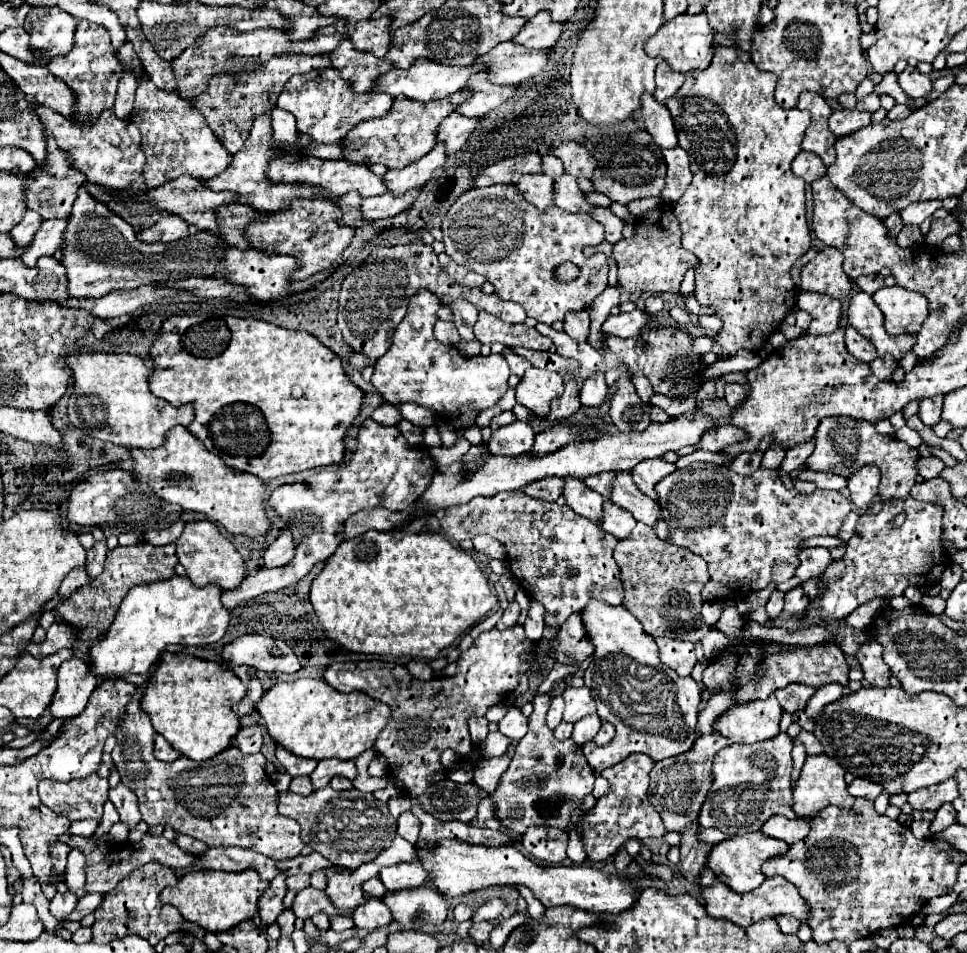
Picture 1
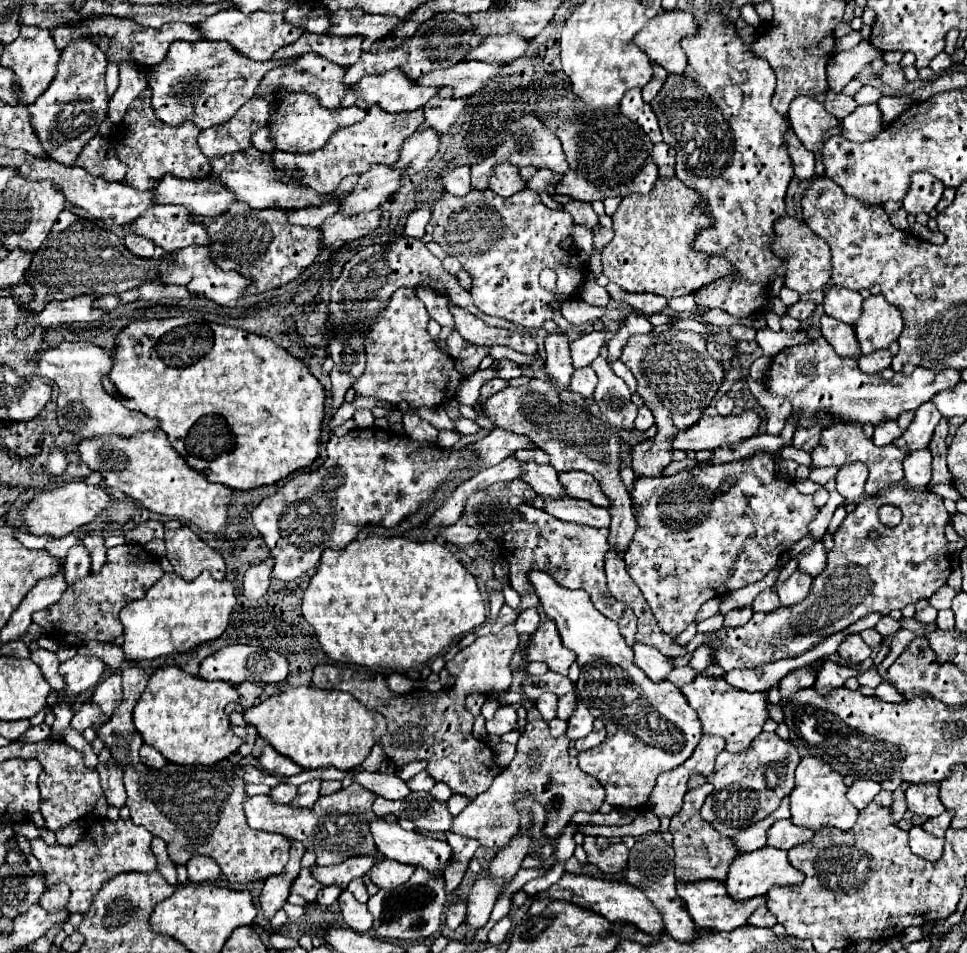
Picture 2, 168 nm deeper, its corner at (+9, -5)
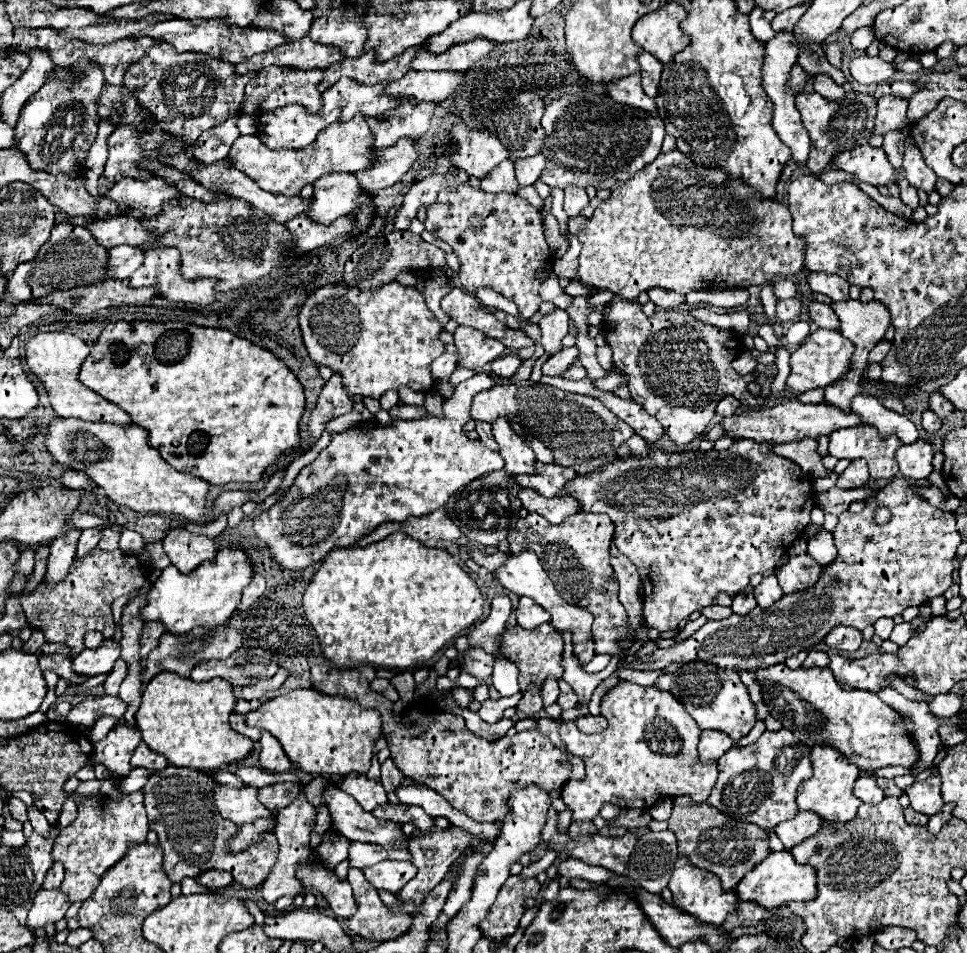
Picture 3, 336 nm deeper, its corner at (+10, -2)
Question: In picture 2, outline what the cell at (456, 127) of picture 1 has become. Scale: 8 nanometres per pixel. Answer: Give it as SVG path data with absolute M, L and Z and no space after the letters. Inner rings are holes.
M433 128L415 132L411 138L407 138L407 144L403 144L403 152L399 154L399 164L395 164L395 168L407 168L409 176L423 170L427 162L437 154L439 144L441 134Z

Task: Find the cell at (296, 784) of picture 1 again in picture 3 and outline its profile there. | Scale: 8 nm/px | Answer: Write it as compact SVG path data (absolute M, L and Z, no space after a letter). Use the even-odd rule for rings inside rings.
M276 783L276 785L268 785L258 789L258 801L270 809L270 811L280 811L284 807L288 807L300 793L300 785L296 783Z

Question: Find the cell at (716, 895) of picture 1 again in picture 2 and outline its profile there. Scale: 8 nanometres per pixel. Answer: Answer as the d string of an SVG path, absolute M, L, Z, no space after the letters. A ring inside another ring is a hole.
M701 880L695 884L677 882L677 892L679 892L679 898L685 902L685 908L691 914L697 928L711 928L711 930L719 930L719 932L723 932L723 930L727 932L727 930L735 930L739 926L745 926L749 916L759 906L767 904L767 896L755 896L755 898L749 898L743 902L735 902L731 896L727 896L725 884L719 880Z

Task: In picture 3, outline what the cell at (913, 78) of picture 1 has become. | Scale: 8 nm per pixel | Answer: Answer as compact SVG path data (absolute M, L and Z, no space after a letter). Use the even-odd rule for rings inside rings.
M860 55L854 57L850 61L850 75L858 81L858 83L884 83L890 81L894 75L894 67L886 61L882 61L880 57L868 57L868 55Z

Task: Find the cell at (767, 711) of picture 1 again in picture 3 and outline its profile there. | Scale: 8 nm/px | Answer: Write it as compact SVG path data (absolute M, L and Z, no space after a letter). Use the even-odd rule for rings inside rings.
M690 661L690 663L682 663L676 673L660 675L654 687L660 691L670 691L694 717L700 729L724 731L736 743L738 739L748 735L748 731L756 723L756 707L750 701L746 685L732 669L722 669L708 661Z

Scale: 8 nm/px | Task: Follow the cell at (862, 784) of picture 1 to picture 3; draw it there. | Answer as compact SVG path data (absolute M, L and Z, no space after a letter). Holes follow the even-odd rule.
M860 777L854 785L854 795L864 803L880 803L884 799L884 791L876 785L872 777Z

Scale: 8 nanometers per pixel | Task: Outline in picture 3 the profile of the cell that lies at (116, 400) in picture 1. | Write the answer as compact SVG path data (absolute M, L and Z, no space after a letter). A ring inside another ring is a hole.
M38 333L26 343L26 365L30 373L34 373L42 381L50 397L50 405L58 417L78 417L84 421L130 425L132 421L130 417L126 417L126 413L122 413L122 409L98 397L92 389L86 389L78 381L78 365L82 365L88 353L90 353L90 345L72 333Z

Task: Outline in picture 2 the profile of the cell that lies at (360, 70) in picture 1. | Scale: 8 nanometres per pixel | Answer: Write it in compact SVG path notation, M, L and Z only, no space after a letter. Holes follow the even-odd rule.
M309 52L309 54L303 54L295 64L273 68L271 72L267 72L267 76L261 80L257 92L269 92L271 88L285 88L285 90L291 90L291 92L305 90L305 92L315 94L325 108L333 110L333 108L341 106L341 100L343 100L343 96L347 92L347 86L343 84L345 72L347 72L347 68L343 68L339 64L331 64L323 56L317 56L317 54Z

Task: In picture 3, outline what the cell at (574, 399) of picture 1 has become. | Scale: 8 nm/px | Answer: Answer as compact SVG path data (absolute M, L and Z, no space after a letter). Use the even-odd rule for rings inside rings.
M554 309L550 315L544 315L540 319L538 327L542 333L542 345L550 355L562 347L560 343L568 333L568 321L568 313L562 309Z

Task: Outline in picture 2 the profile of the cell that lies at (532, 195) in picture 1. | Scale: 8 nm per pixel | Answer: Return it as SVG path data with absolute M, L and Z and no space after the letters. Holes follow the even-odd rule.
M503 162L503 164L499 164L499 166L493 170L489 188L491 188L495 194L499 194L499 196L509 198L509 196L513 196L513 194L525 190L525 188L527 188L527 182L519 176L519 168L515 168L515 166Z

